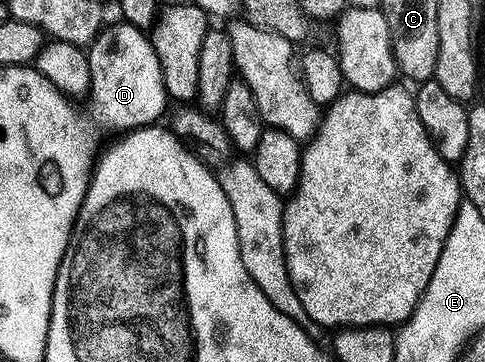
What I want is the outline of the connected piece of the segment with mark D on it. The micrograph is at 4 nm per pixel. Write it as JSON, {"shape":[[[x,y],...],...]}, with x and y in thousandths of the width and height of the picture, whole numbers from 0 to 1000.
{"shape":[[[260,61],[243,64],[223,64],[188,113],[179,169],[188,196],[188,309],[200,340],[239,354],[239,367],[254,370],[264,359],[318,345],[336,296],[348,287],[348,268],[305,91]]]}

